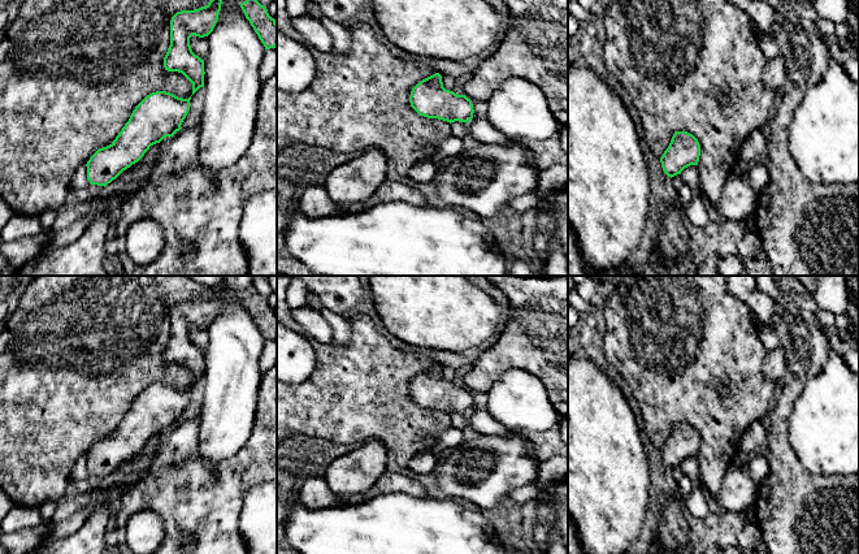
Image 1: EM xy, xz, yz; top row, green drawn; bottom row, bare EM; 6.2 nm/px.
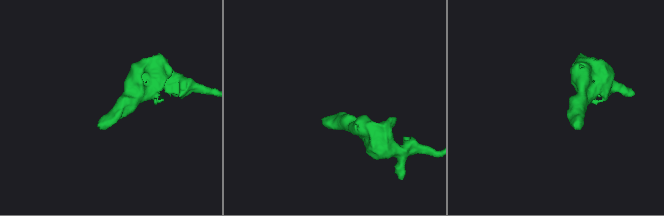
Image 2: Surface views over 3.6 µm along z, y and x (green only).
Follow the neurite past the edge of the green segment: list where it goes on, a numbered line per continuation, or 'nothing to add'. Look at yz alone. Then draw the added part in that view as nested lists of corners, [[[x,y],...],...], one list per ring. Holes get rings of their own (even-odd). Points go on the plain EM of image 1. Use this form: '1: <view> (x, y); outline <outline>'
nothing to add

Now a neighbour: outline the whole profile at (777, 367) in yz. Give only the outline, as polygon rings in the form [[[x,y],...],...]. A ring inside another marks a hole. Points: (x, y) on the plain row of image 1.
[[[776,349],[769,351],[762,367],[765,378],[777,388],[794,373],[794,355],[790,349]]]

